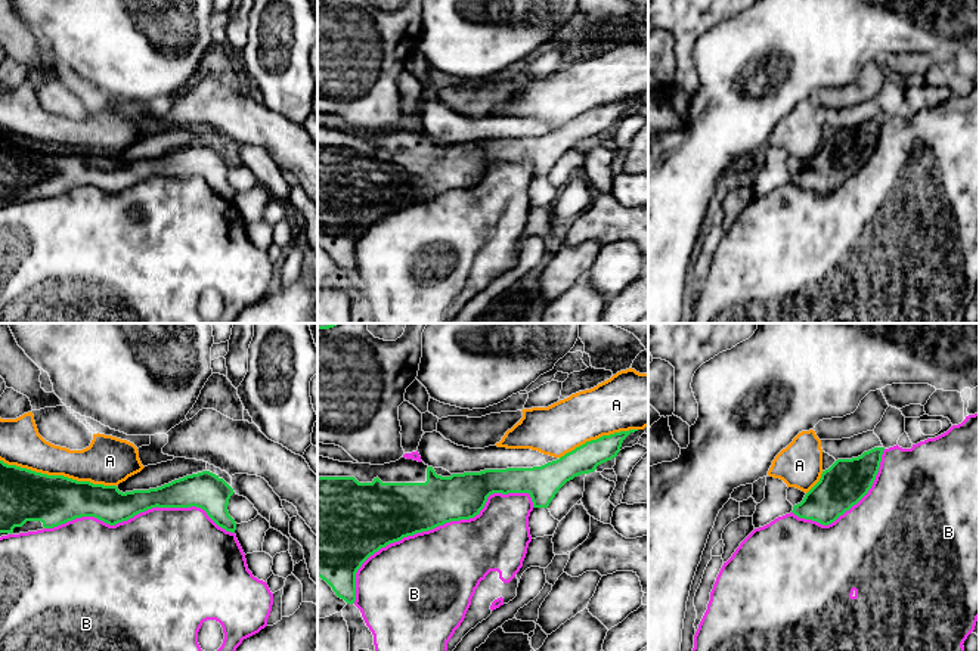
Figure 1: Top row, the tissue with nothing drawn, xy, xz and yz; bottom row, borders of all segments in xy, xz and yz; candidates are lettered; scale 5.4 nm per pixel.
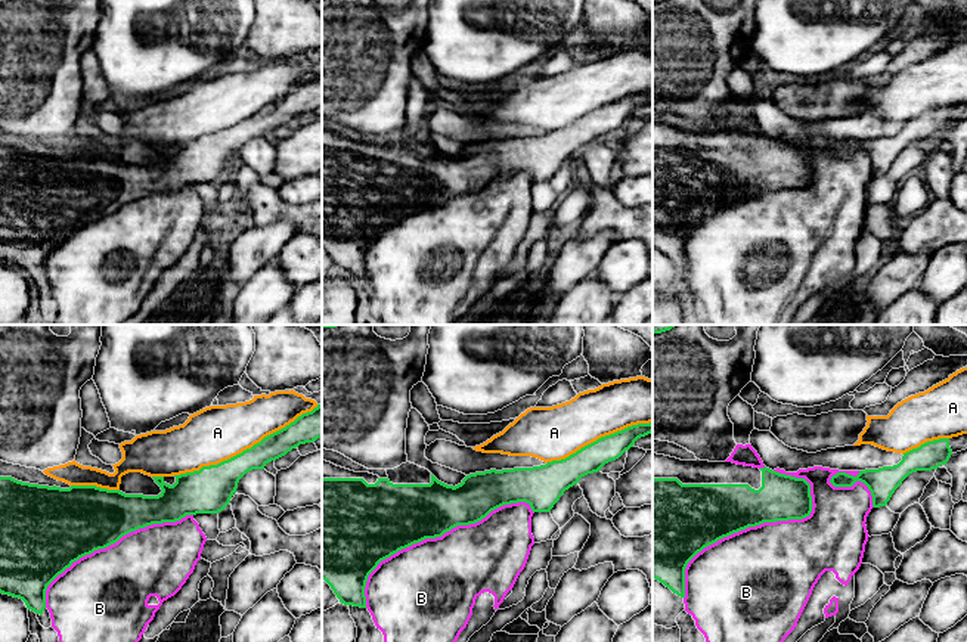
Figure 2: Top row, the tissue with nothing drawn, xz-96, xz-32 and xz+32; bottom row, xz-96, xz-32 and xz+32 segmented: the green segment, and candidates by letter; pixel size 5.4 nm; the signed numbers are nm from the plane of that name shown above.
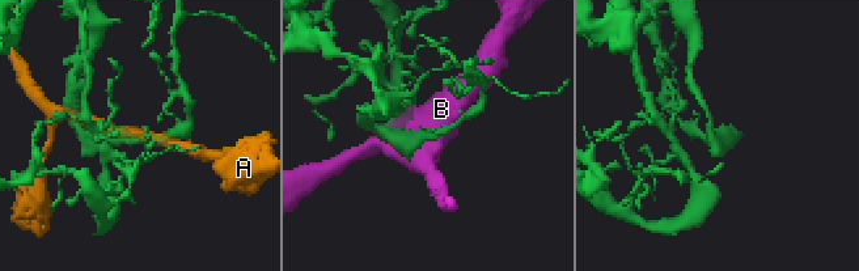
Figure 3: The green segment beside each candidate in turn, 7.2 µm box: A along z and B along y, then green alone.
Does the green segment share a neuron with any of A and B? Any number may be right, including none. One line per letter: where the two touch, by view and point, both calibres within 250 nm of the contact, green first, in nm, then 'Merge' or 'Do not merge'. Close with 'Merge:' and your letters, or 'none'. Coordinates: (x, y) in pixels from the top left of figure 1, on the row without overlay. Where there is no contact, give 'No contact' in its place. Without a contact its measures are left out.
A: Touches green at xy (58, 145). Thickness 280 nm (green) against 220 nm. Do not merge
B: Touches green at xz (430, 198). Thickness 320 nm (green) against 480 nm. Do not merge
Merge: none

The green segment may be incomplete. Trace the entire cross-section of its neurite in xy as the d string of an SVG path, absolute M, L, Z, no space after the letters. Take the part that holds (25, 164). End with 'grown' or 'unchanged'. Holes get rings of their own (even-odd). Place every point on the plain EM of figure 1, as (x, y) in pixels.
M0 130L0 207L53 198L81 186L95 186L109 195L127 190L152 177L196 176L226 201L235 202L236 192L227 174L233 158L219 145L202 140L157 158L120 161L117 155L77 151L63 145L47 145Z | grown

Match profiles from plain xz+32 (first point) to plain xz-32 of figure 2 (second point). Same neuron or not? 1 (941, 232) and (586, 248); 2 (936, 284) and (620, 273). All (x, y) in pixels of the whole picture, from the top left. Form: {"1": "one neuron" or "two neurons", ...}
{"1": "two neurons", "2": "one neuron"}

